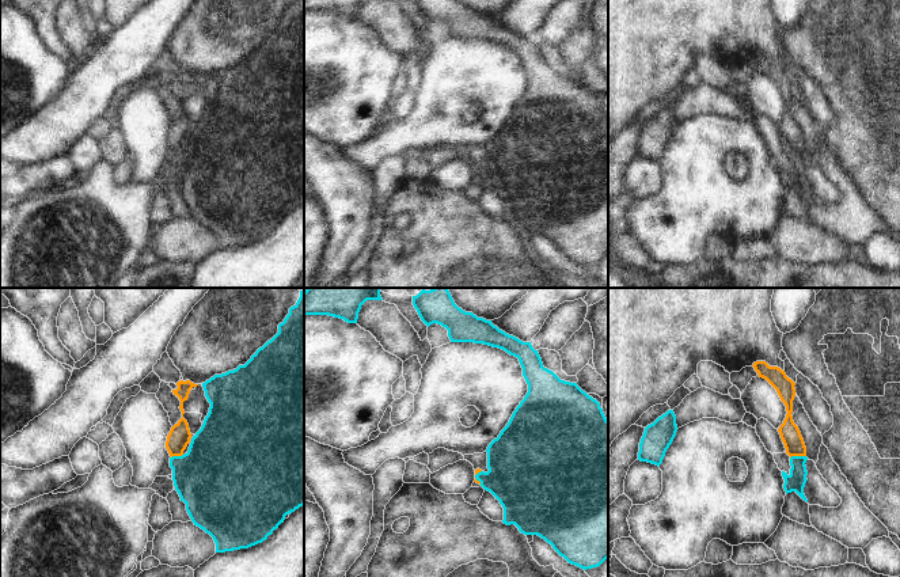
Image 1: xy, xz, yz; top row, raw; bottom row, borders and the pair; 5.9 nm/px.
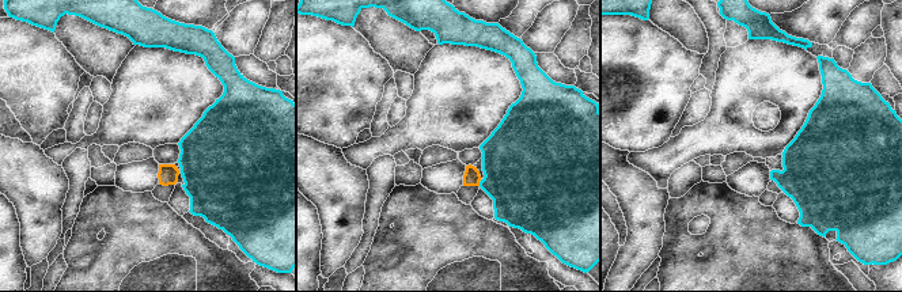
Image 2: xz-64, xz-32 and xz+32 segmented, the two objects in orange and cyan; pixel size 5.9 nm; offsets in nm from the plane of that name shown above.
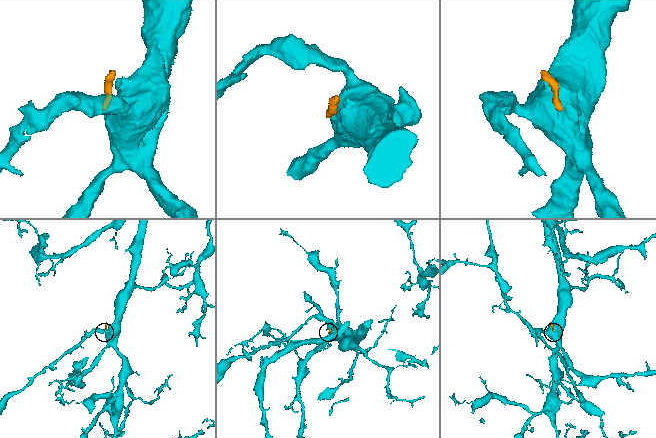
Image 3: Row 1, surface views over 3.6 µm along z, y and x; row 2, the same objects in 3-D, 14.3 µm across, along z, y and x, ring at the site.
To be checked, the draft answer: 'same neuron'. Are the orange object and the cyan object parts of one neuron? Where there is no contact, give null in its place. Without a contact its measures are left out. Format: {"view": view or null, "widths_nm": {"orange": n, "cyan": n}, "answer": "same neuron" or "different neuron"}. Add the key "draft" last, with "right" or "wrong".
{"view": "yz", "widths_nm": {"orange": 120, "cyan": 110}, "answer": "different neuron", "draft": "wrong"}

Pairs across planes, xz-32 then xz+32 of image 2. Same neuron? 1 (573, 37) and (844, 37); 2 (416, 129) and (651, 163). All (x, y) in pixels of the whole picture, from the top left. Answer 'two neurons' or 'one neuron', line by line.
1: two neurons
2: one neuron

